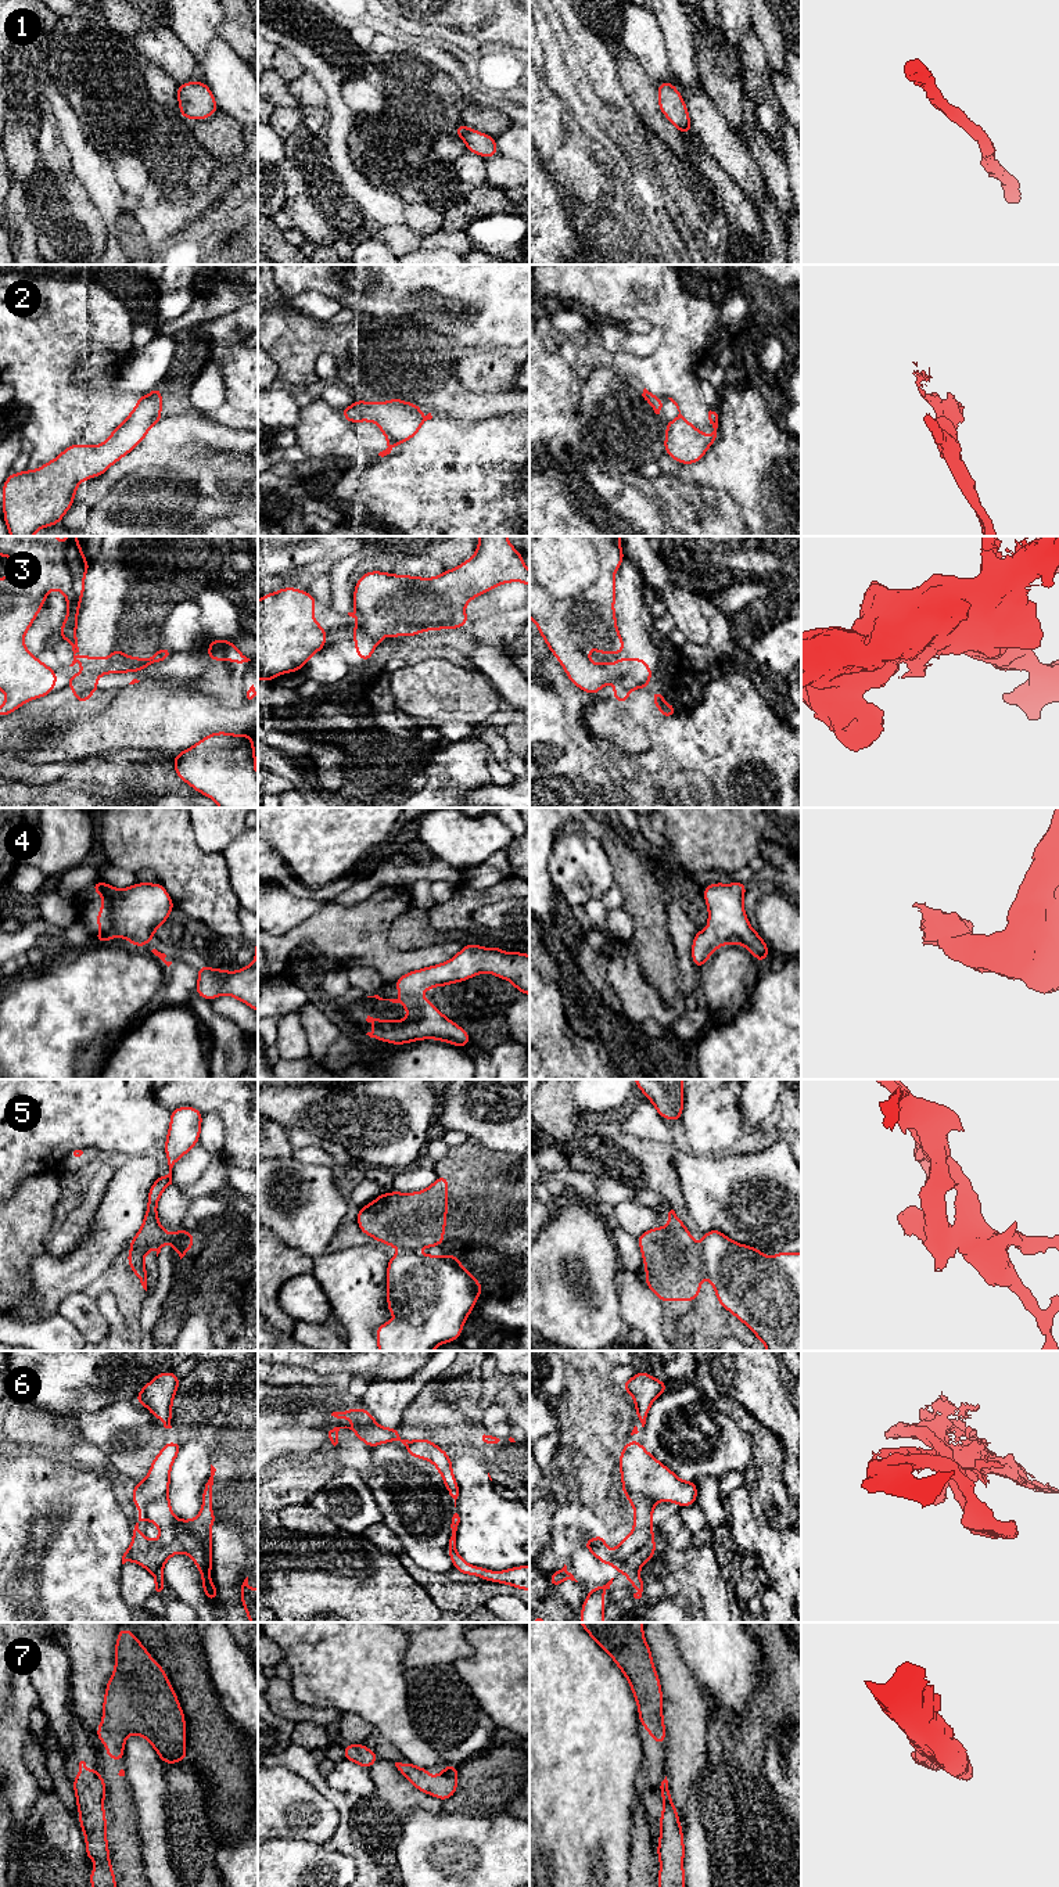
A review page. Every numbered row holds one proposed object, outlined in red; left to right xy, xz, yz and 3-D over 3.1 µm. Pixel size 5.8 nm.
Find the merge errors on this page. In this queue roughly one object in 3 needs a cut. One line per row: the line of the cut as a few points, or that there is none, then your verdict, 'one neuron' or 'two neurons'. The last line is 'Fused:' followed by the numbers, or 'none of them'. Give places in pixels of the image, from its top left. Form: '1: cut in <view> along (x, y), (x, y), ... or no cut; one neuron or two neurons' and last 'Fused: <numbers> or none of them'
1: no cut; one neuron
2: no cut; one neuron
3: cut in xz along (359, 624), (359, 629), (374, 640), (373, 649); two neurons
4: no cut; one neuron
5: cut in yz along (699, 1251), (704, 1273); two neurons
6: no cut; one neuron
7: cut in xy along (103, 1782), (106, 1787); two neurons
Fused: 3, 5, 7

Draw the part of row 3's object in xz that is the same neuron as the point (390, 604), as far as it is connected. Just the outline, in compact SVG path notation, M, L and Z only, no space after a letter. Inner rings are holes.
M480 536L477 551L471 558L435 578L378 571L362 575L353 590L353 604L360 614L360 632L376 640L374 650L384 636L416 636L424 630L467 626L464 607L469 601L493 590L496 585L517 581L530 587L530 571L507 536Z

